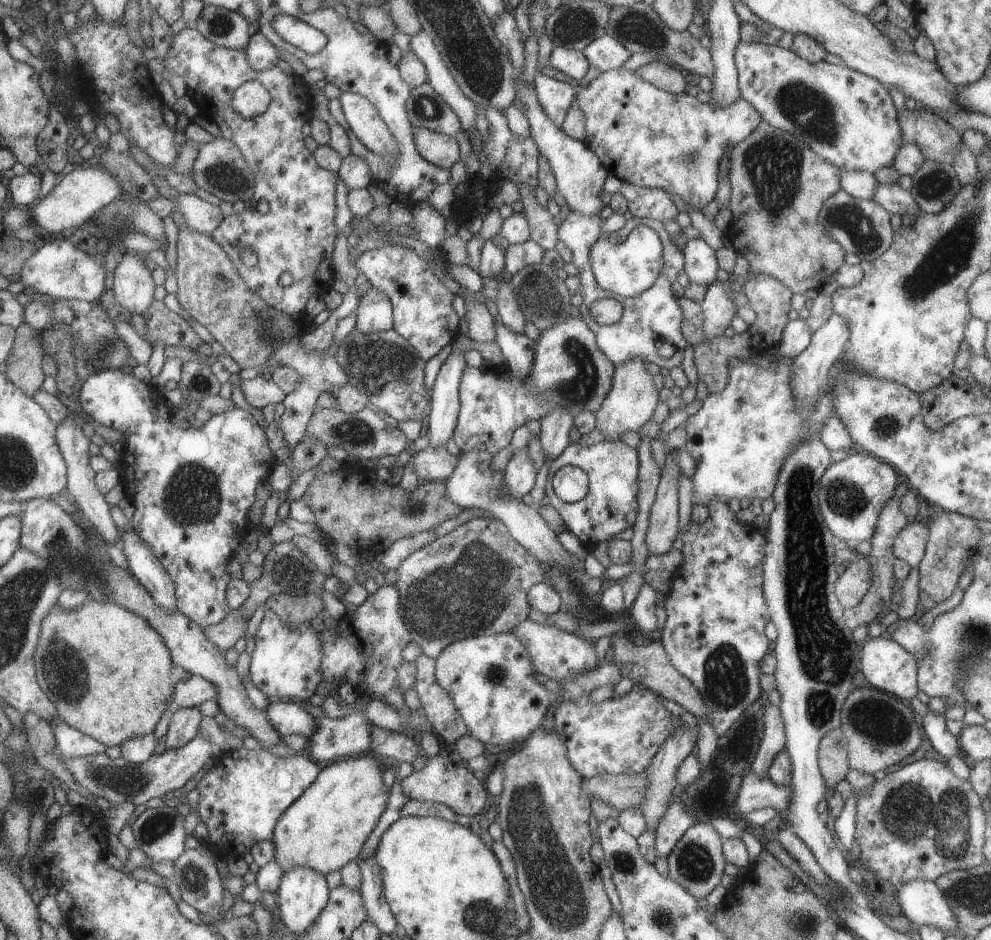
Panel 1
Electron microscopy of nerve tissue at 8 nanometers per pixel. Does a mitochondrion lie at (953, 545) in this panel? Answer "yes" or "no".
yes

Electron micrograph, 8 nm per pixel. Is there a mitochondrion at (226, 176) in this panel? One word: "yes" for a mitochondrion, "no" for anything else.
yes

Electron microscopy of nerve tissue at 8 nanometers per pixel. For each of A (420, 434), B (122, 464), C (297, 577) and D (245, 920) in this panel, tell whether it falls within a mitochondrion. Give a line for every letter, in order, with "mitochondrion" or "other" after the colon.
A: other
B: other
C: mitochondrion
D: other

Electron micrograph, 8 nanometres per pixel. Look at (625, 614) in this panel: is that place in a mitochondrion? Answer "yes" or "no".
no

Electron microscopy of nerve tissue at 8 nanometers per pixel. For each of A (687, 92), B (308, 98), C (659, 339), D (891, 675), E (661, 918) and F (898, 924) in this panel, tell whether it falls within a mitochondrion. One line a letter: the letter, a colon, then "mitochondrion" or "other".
A: other
B: other
C: other
D: other
E: mitochondrion
F: other

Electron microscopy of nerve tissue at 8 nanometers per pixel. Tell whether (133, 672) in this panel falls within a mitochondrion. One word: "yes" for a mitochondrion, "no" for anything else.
no

